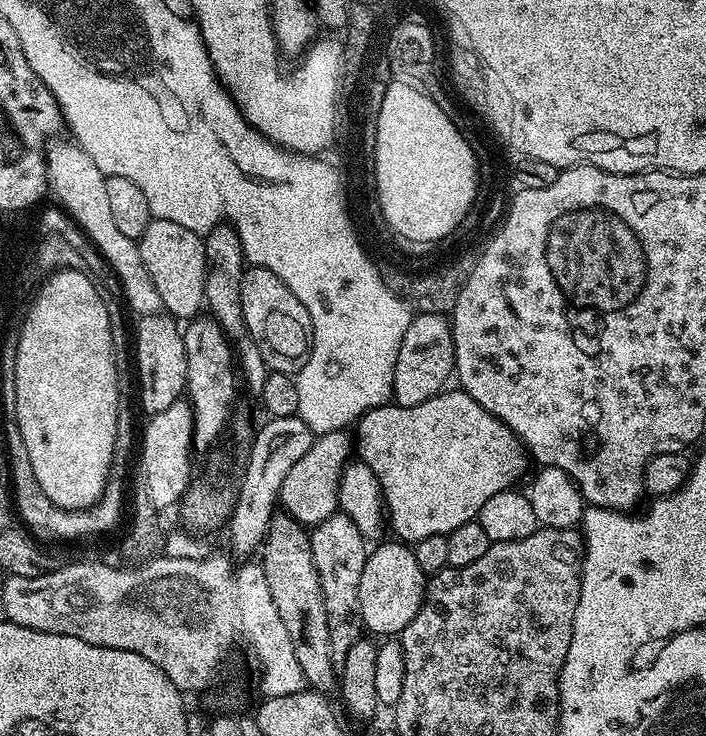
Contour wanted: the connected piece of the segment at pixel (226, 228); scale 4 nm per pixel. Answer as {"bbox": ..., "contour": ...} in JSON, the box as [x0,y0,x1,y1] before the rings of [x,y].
{"bbox":[203,222,270,394],"contour":[[[220,222],[203,237],[203,241],[204,253],[206,254],[204,303],[207,311],[220,323],[225,336],[234,345],[243,383],[245,380],[252,394],[258,394],[262,390],[262,382],[266,382],[270,370],[258,350],[258,346],[253,342],[251,334],[248,333],[248,327],[242,314],[240,283],[246,271],[246,261],[243,252],[240,251],[240,239],[231,226]]]}

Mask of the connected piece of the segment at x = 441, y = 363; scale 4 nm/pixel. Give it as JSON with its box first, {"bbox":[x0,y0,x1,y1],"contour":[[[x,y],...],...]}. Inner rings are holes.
{"bbox":[390,312,454,408],"contour":[[[424,312],[413,315],[410,326],[400,343],[396,364],[390,369],[390,396],[395,403],[404,408],[418,406],[431,396],[445,391],[444,384],[454,376],[454,338],[452,326],[447,315]]]}

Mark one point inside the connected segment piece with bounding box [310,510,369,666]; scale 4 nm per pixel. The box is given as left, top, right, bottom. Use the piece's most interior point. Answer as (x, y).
(338, 550)

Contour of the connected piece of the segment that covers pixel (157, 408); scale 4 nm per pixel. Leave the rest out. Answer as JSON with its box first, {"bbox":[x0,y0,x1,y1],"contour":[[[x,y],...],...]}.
{"bbox":[136,314,186,416],"contour":[[[167,314],[139,317],[140,325],[136,328],[136,372],[140,375],[140,404],[148,416],[158,414],[162,410],[170,410],[176,400],[185,395],[186,382],[186,350],[181,325]]]}

